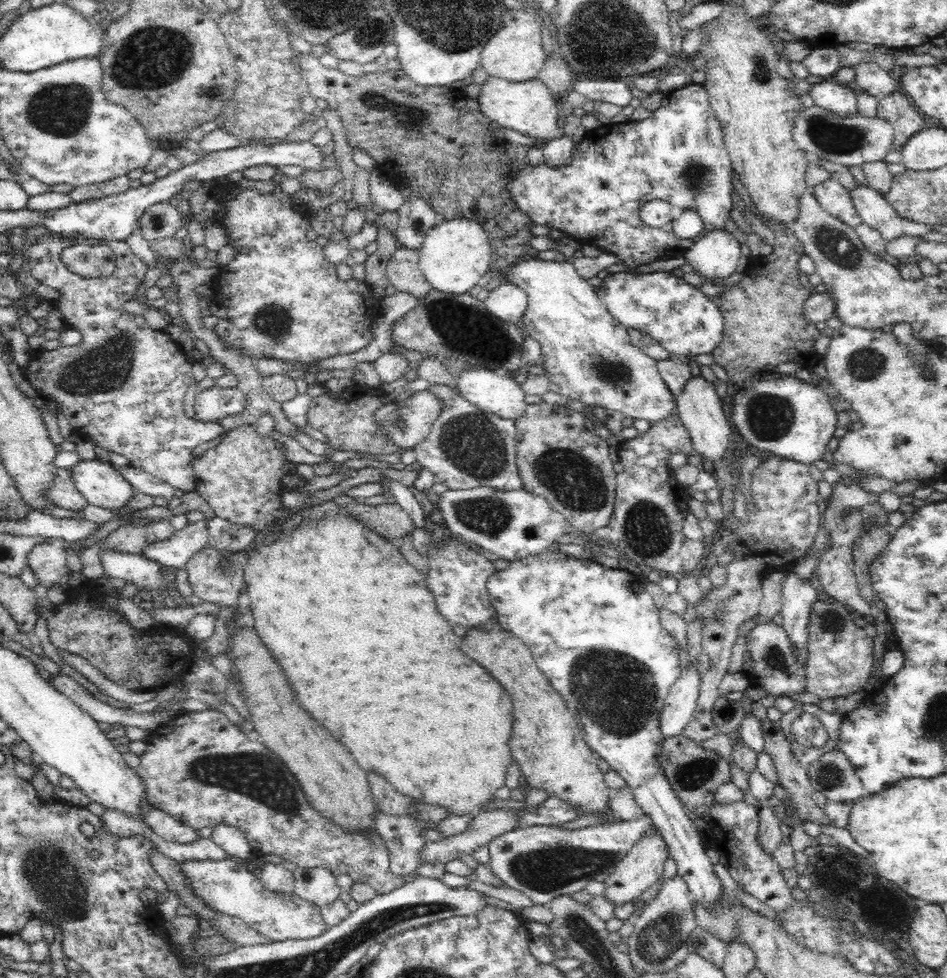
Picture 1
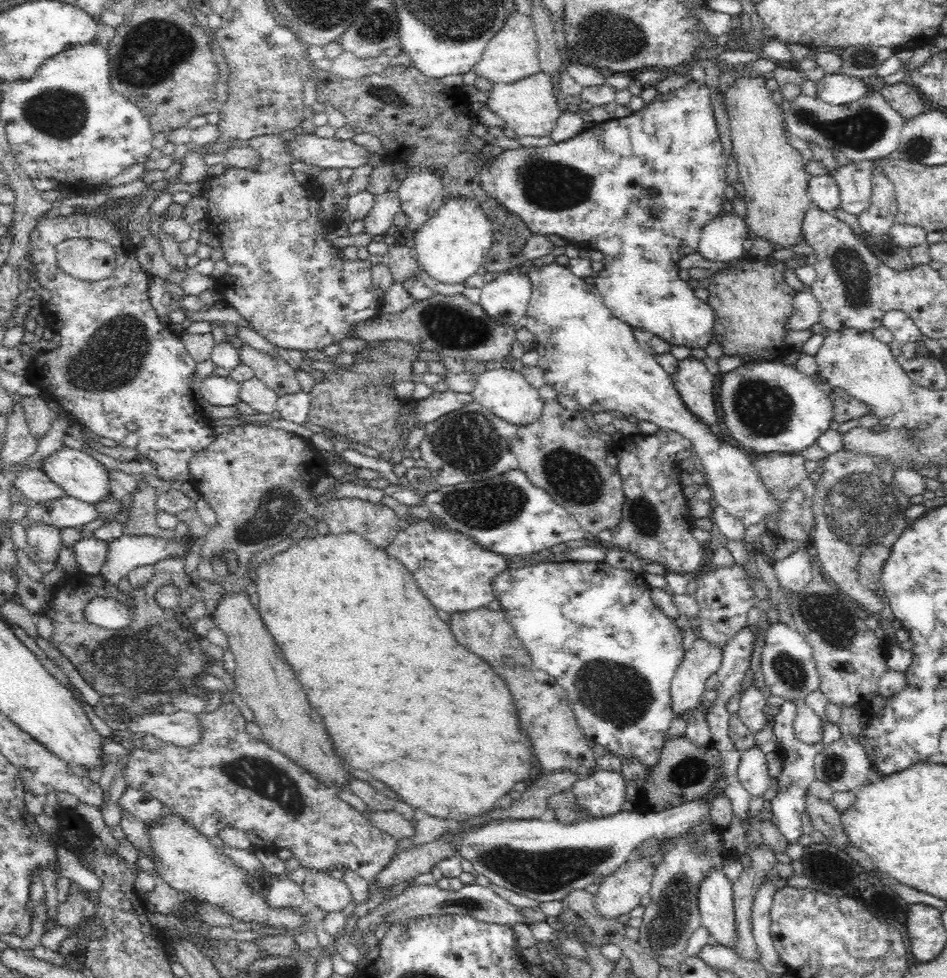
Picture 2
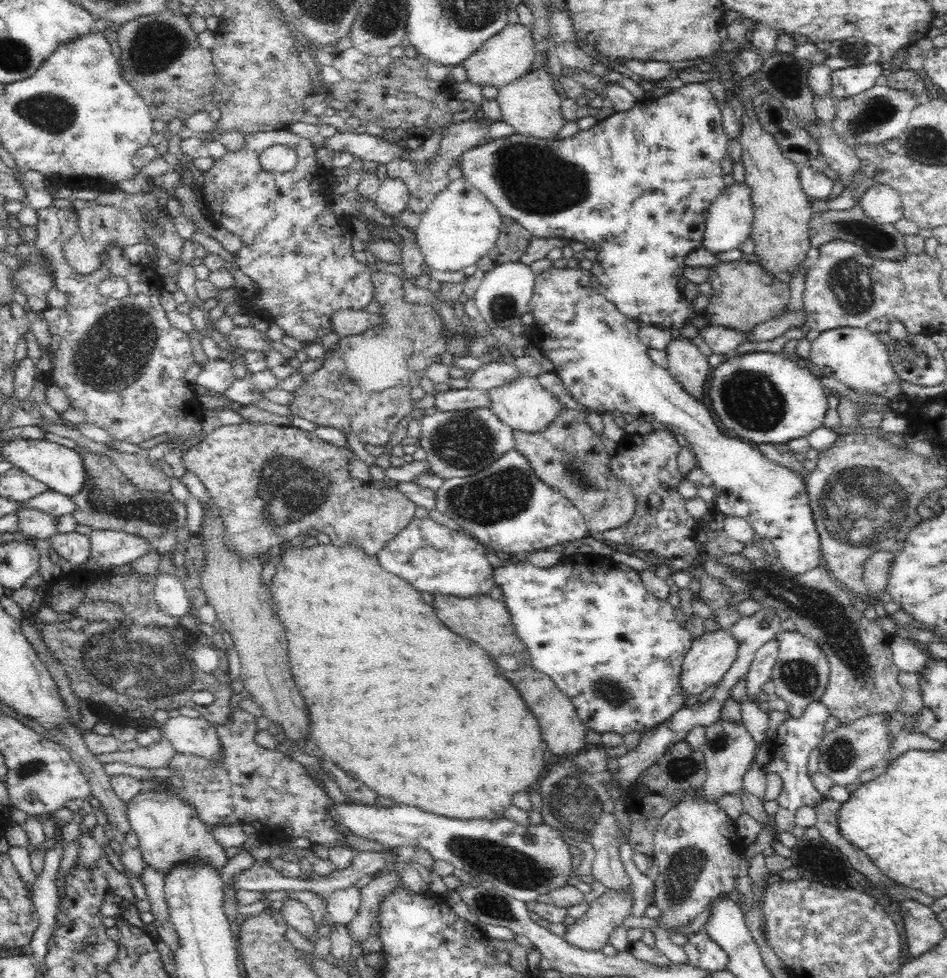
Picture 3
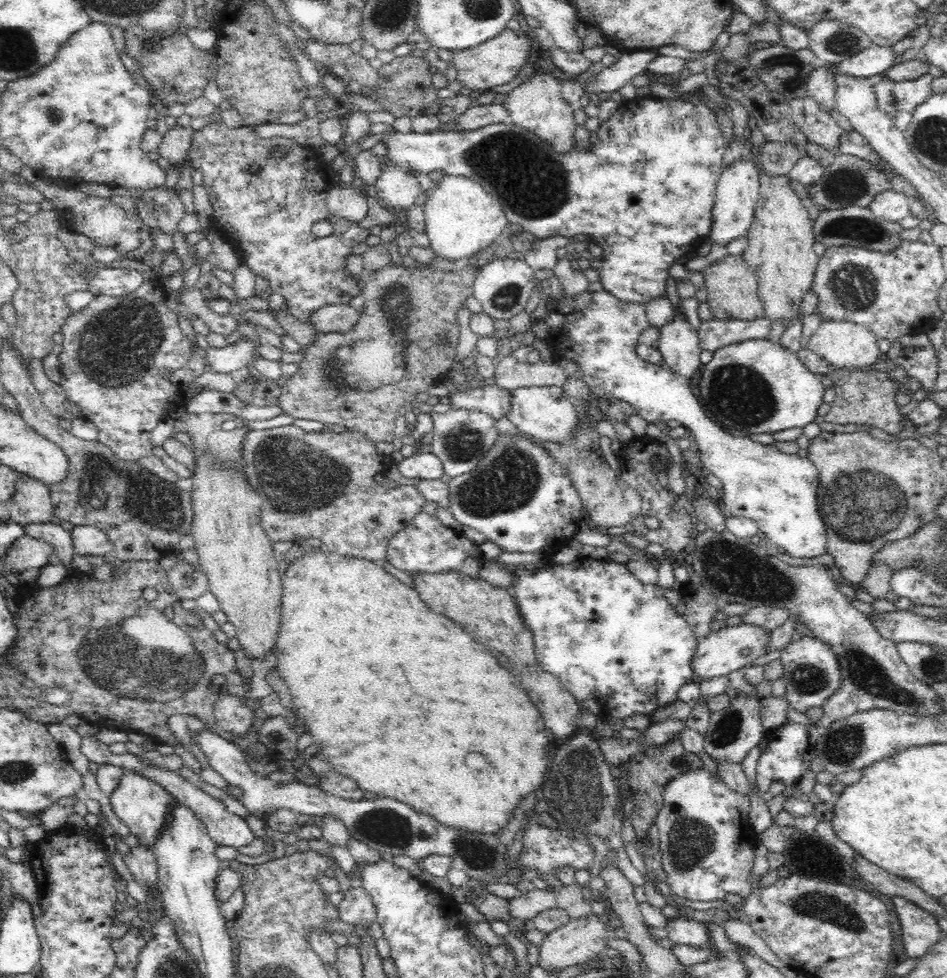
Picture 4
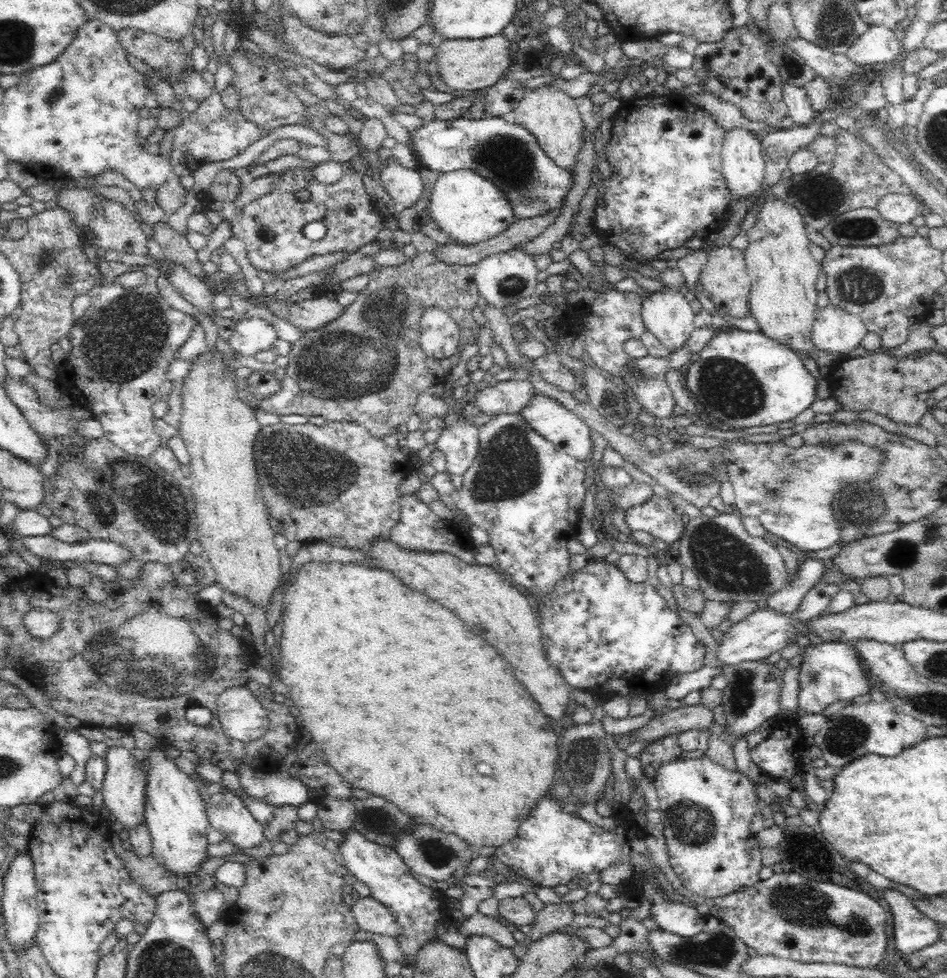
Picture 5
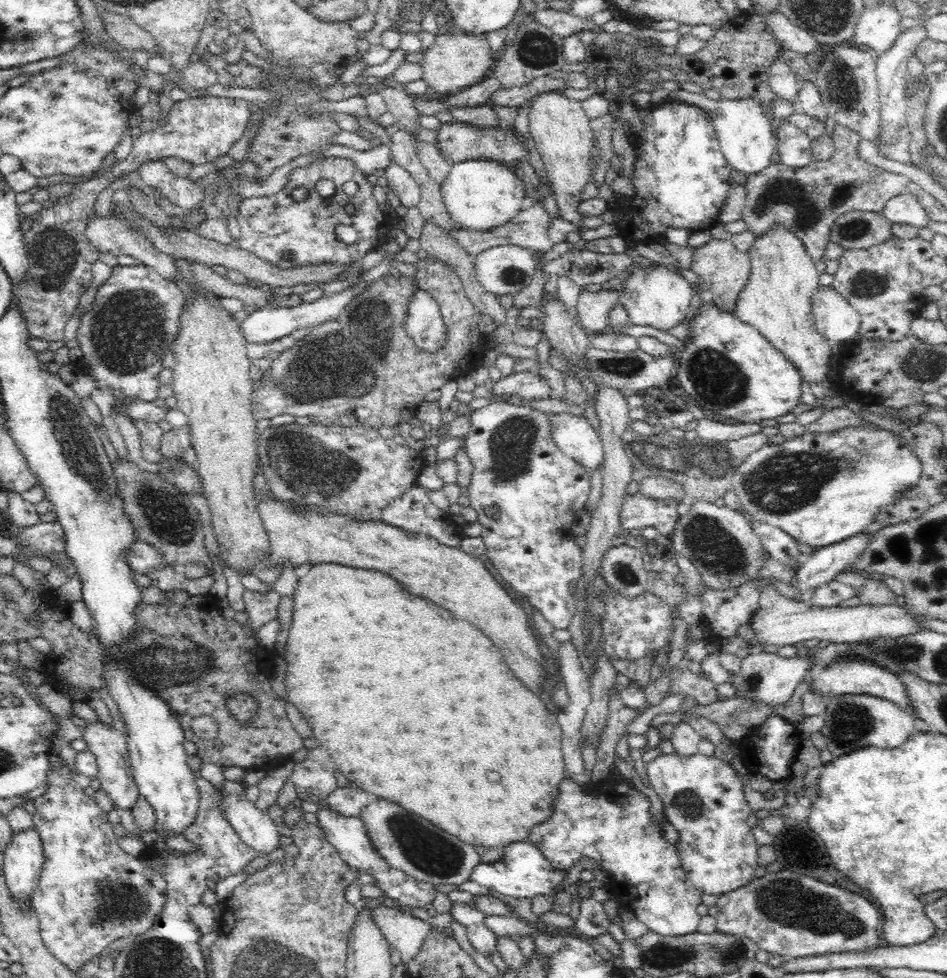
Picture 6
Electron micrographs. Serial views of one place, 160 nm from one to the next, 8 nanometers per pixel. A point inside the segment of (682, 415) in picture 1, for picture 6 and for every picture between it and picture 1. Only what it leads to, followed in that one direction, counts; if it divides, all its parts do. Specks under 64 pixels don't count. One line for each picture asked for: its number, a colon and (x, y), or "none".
2: (694, 382)
3: (686, 363)
4: (679, 345)
5: (667, 314)
6: (659, 297)

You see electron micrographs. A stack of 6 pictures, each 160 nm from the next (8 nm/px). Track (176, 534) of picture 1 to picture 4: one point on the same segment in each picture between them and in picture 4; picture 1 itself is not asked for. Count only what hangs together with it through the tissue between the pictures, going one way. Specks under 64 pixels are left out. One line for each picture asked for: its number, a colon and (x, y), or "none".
2: (127, 552)
3: (110, 548)
4: (88, 540)

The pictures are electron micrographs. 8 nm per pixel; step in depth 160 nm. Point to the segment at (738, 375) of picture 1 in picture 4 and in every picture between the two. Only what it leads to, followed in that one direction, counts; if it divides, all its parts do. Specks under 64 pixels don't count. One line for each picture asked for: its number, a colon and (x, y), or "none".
2: (752, 302)
3: (743, 296)
4: (732, 286)

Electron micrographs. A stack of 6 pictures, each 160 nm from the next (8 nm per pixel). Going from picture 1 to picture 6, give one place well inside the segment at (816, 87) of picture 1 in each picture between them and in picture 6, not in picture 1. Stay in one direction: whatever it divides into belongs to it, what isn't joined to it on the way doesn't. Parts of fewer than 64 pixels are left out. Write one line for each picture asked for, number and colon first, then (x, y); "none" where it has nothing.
2: (836, 89)
3: (850, 81)
4: (875, 60)
5: (878, 46)
6: (878, 27)

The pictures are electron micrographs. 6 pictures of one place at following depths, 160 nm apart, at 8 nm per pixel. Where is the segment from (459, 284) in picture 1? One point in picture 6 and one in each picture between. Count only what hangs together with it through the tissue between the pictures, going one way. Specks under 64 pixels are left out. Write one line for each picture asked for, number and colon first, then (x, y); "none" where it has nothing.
2: (452, 246)
3: (460, 225)
4: (462, 218)
5: (470, 208)
6: (480, 194)

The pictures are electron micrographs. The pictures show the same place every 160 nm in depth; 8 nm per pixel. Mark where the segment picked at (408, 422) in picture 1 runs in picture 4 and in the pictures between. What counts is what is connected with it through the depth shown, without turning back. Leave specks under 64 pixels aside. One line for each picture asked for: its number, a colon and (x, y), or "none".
2: (437, 404)
3: (466, 398)
4: (492, 400)

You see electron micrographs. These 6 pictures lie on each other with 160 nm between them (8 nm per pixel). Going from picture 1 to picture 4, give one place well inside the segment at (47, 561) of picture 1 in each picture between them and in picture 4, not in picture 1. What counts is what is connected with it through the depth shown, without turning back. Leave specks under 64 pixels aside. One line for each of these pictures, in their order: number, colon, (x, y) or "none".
2: (45, 539)
3: (35, 523)
4: (30, 503)

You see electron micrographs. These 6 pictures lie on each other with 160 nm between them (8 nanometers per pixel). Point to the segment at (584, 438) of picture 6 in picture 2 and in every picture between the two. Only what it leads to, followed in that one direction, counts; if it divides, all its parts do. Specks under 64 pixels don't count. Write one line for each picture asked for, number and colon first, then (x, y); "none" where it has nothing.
2: (504, 392)
3: (523, 404)
4: (545, 413)
5: (565, 430)

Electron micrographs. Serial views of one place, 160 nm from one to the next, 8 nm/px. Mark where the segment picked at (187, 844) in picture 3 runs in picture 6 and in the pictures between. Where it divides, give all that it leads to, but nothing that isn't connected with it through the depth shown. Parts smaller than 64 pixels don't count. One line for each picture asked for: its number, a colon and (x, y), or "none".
4: (143, 805)
5: (124, 790)
6: (108, 745)

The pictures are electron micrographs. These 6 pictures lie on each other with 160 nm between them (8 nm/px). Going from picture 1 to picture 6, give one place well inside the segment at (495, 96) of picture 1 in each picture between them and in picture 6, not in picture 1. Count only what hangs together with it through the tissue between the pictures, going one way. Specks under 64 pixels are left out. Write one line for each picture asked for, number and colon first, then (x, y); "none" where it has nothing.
2: (529, 107)
3: (531, 105)
4: (536, 104)
5: (551, 115)
6: (562, 133)

